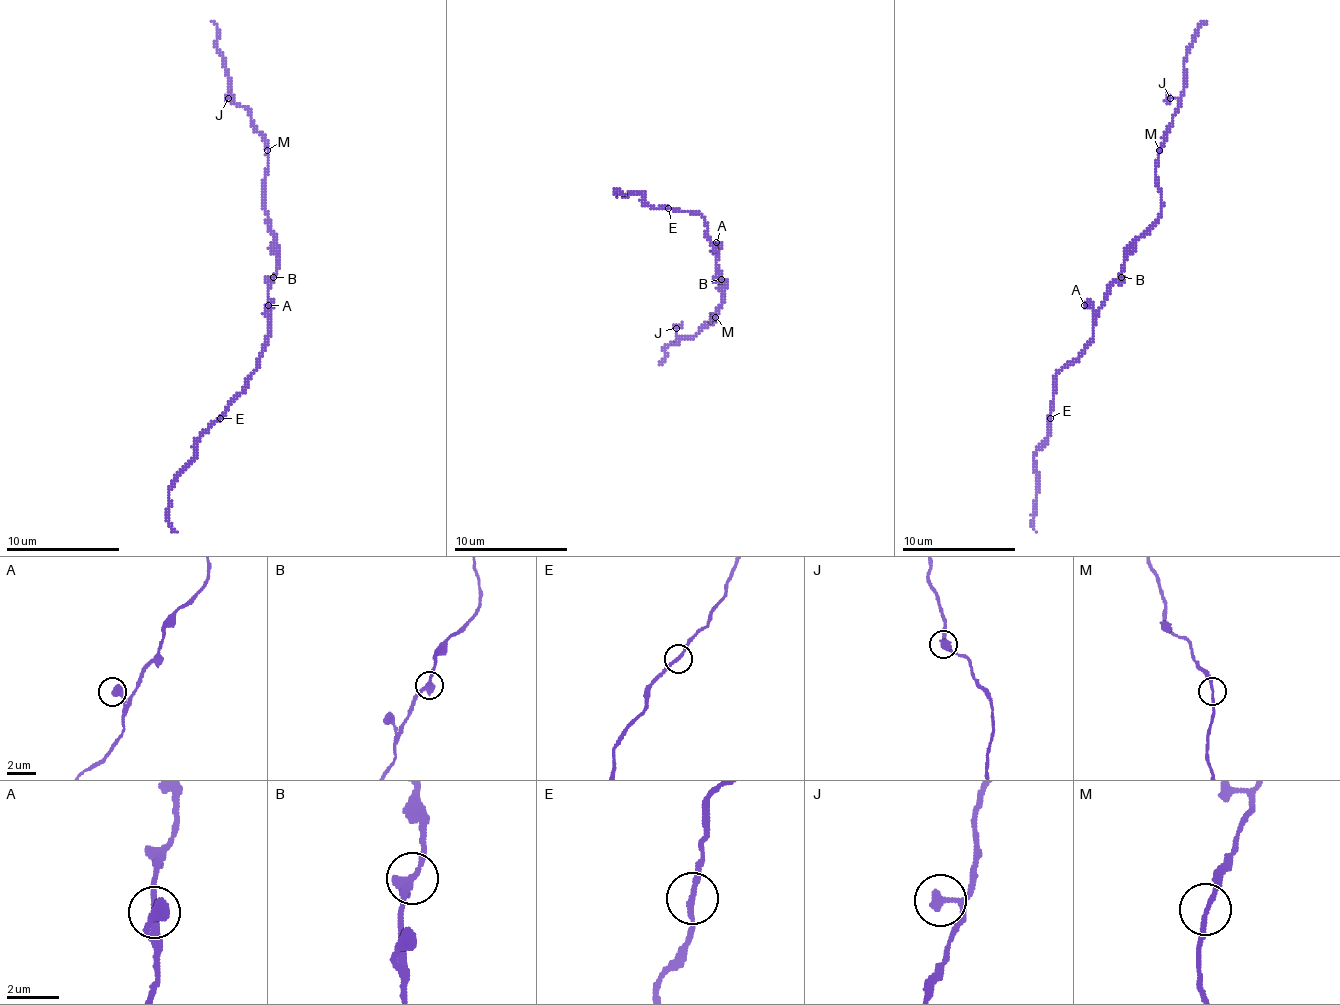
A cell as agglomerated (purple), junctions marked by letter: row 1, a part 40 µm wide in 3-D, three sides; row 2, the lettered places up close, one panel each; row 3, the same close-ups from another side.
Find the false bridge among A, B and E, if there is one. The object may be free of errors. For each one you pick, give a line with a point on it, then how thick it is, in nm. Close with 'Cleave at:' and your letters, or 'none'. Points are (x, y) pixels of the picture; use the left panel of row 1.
Cleave at: none

